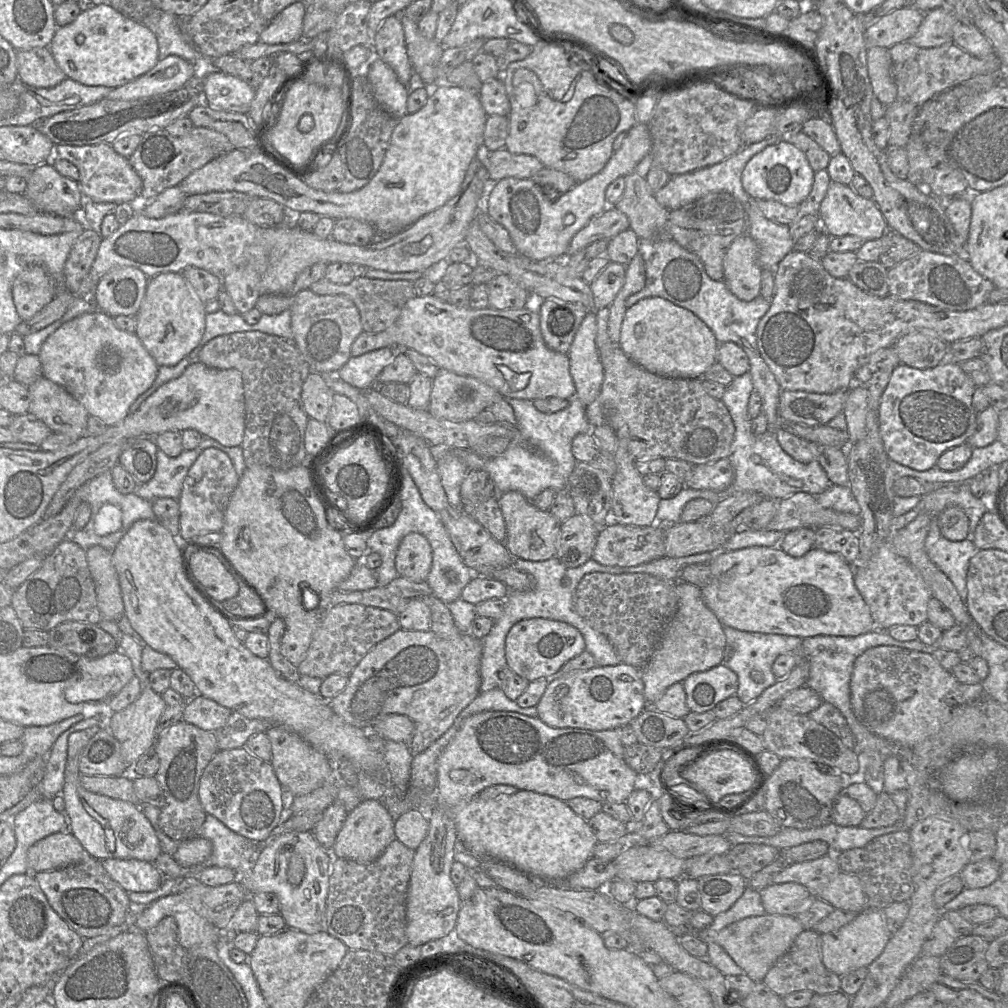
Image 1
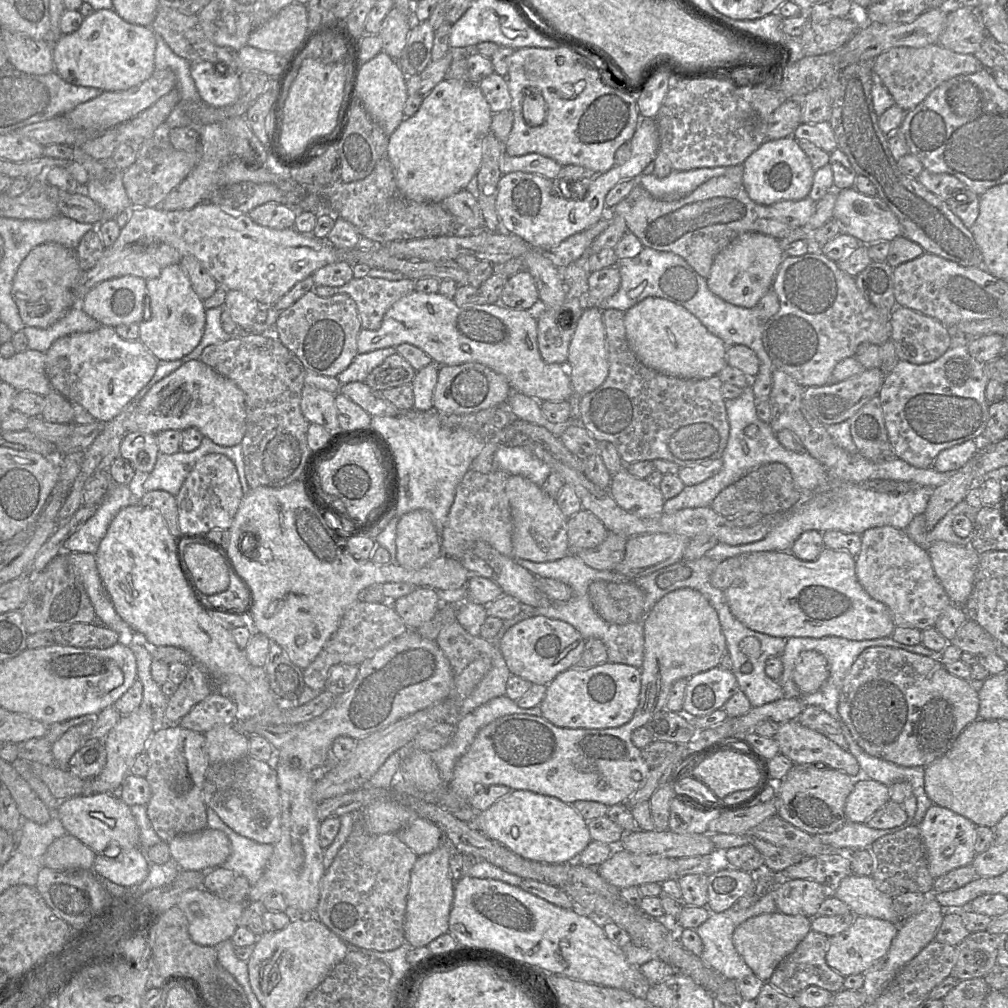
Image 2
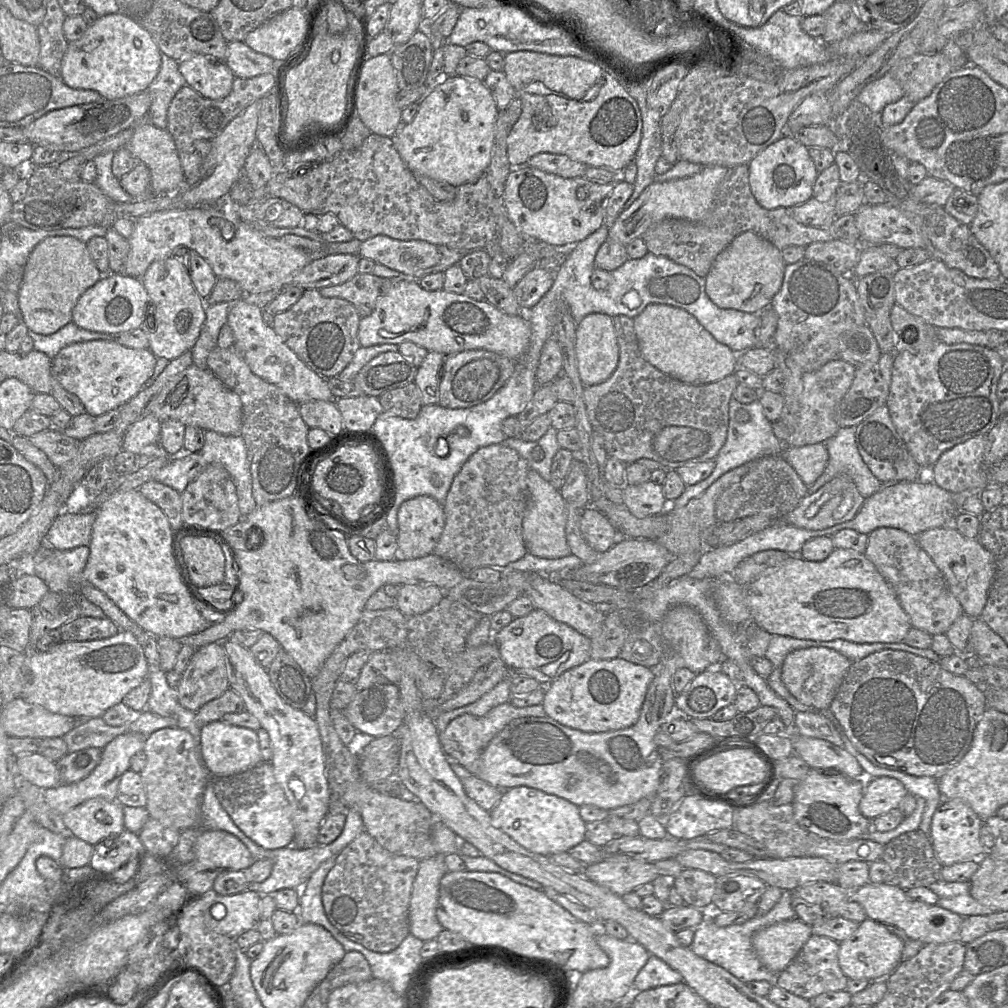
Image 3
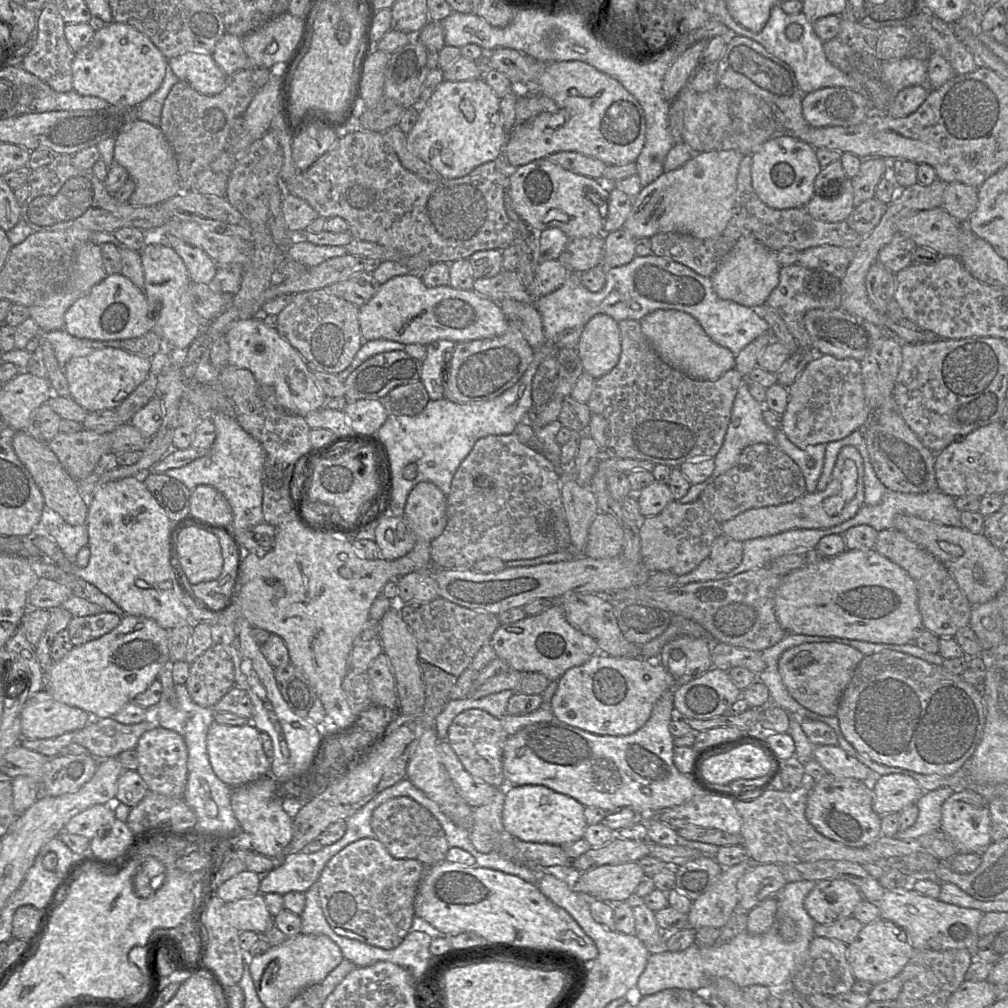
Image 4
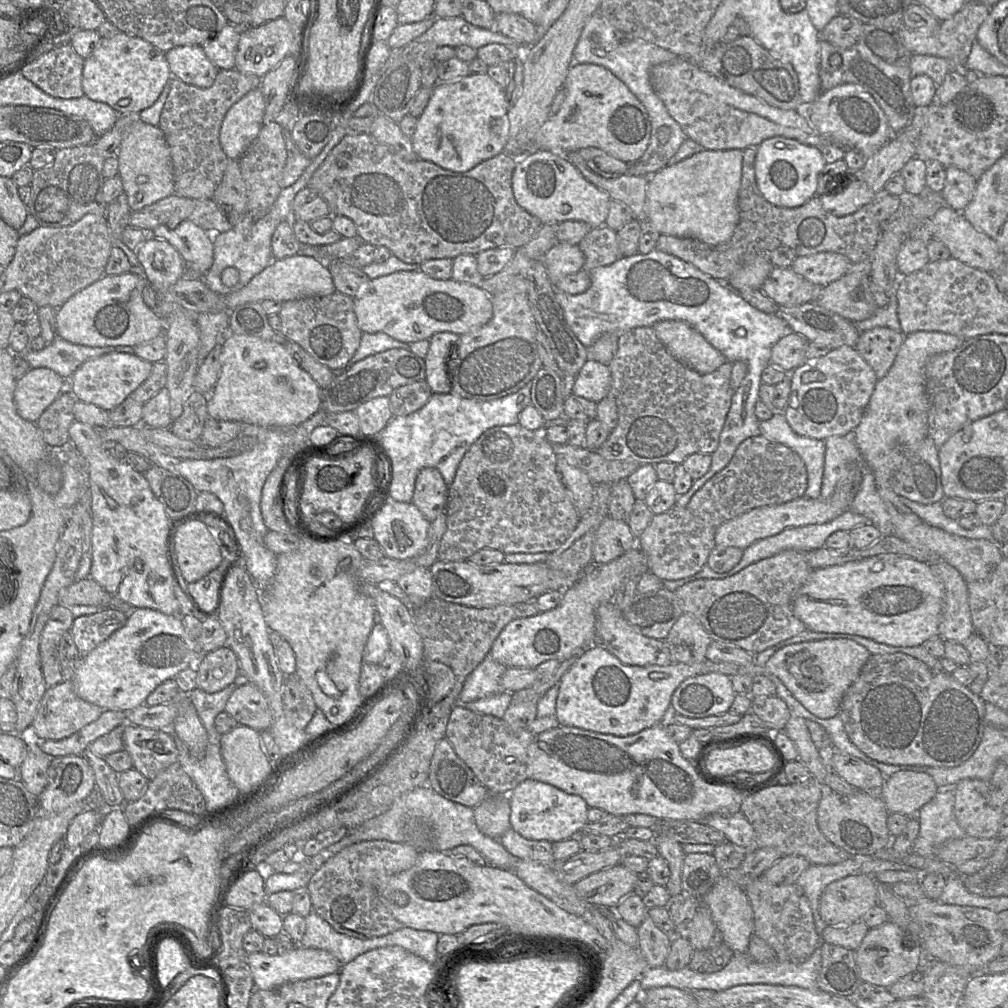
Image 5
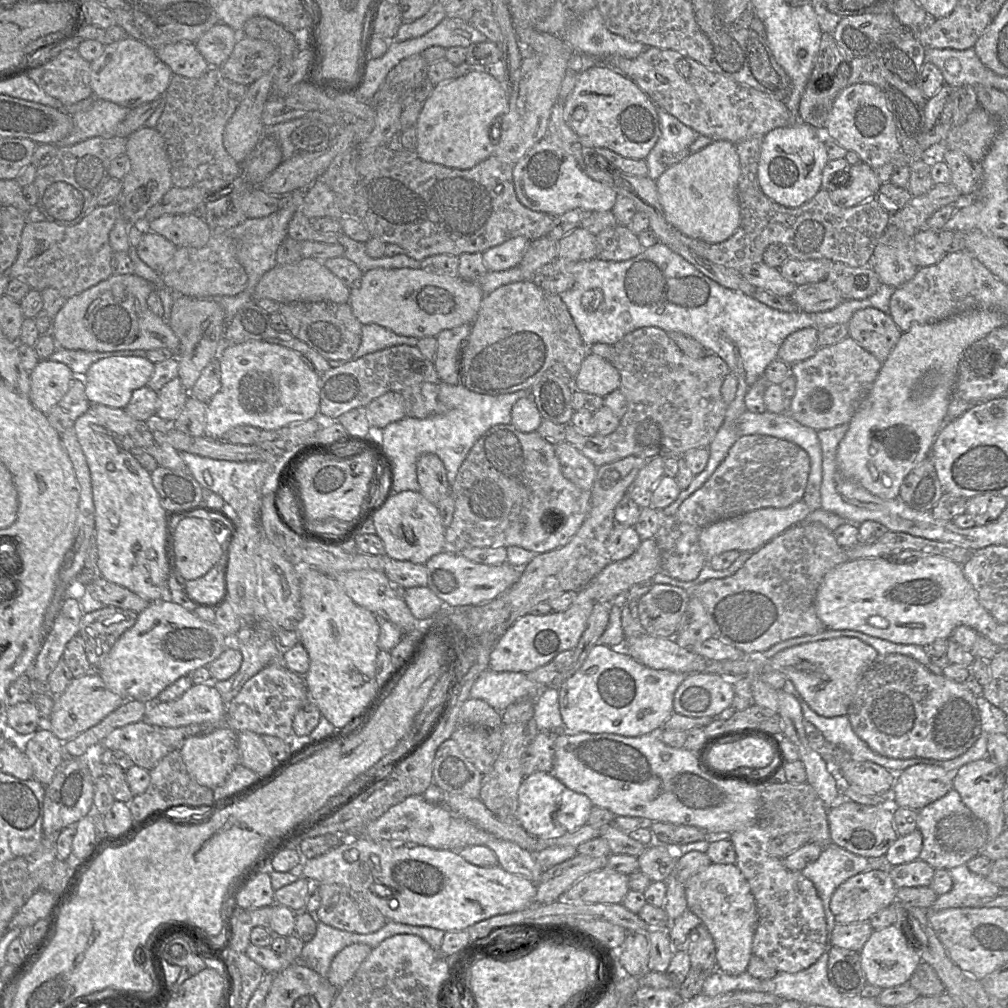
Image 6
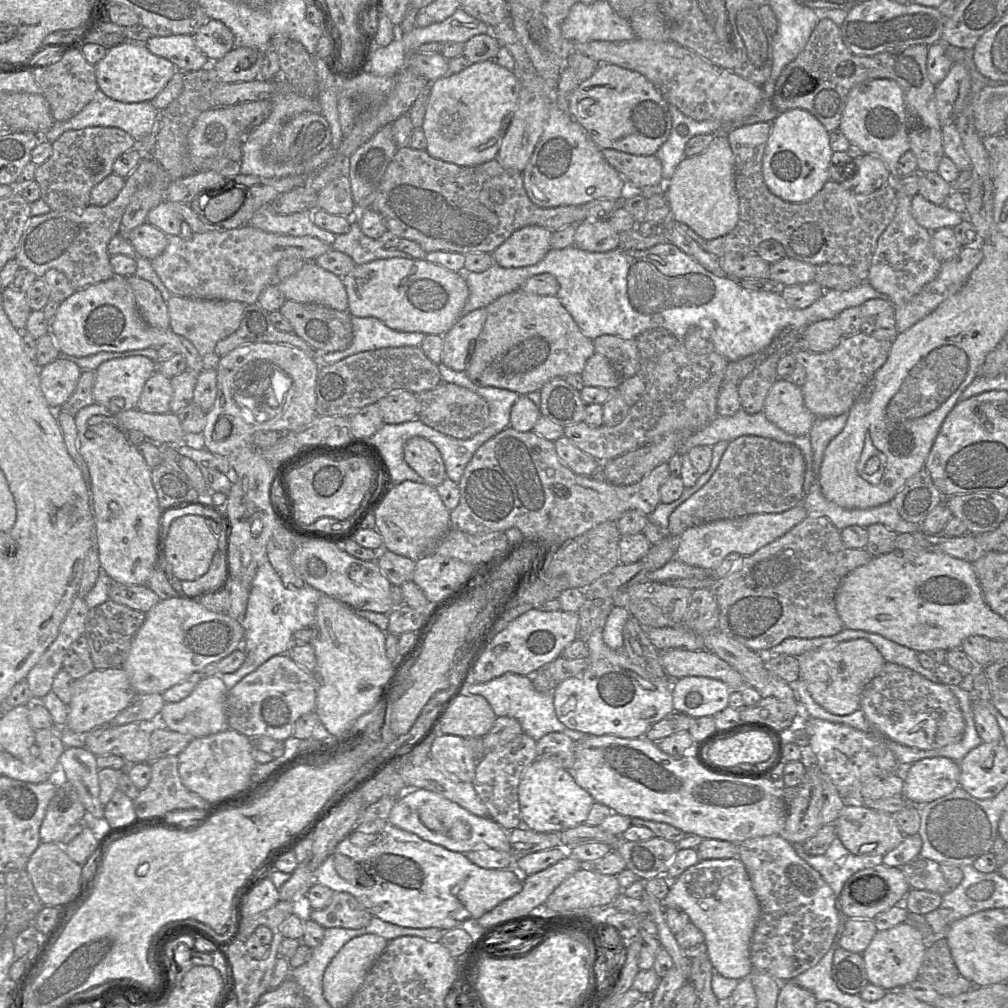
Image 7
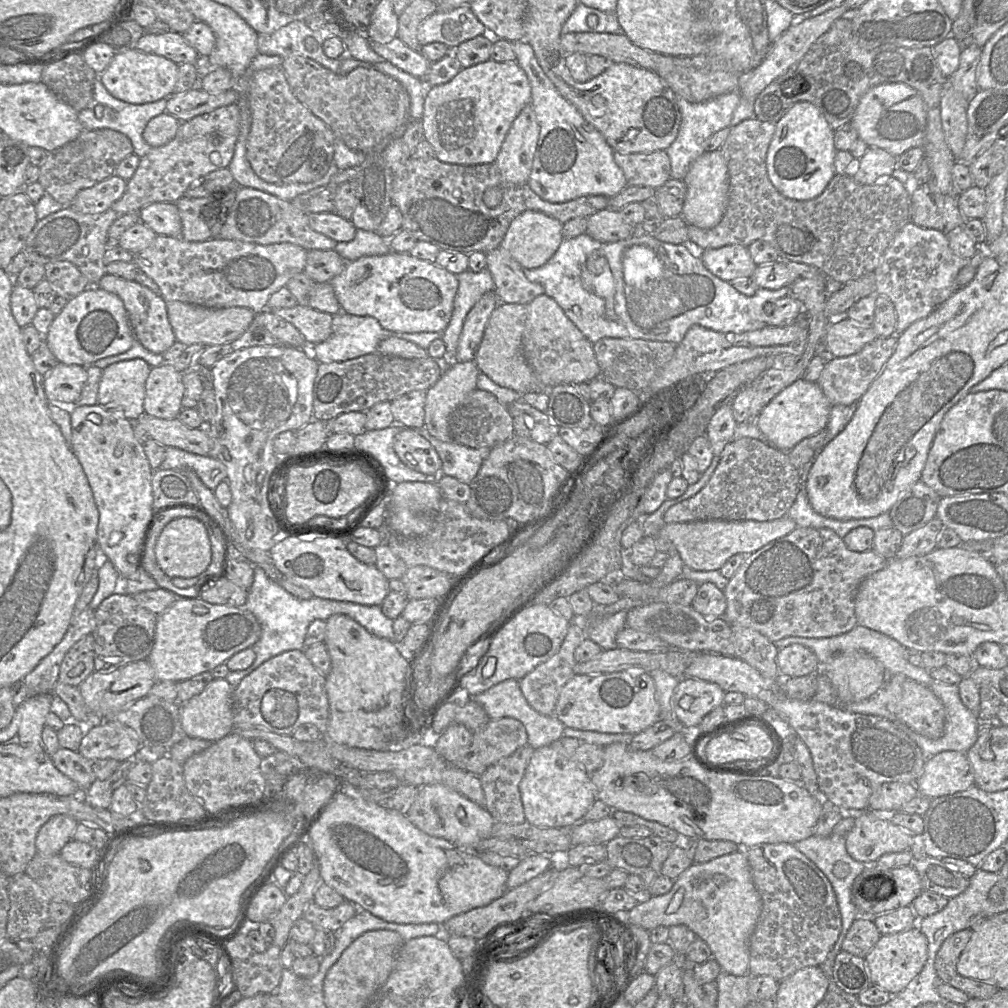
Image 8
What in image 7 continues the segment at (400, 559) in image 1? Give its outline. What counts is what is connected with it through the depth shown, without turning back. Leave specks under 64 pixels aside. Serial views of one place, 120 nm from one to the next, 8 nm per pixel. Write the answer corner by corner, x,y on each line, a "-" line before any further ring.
423,437
409,439
404,445
403,457
425,483
432,487
439,486
447,478
439,450

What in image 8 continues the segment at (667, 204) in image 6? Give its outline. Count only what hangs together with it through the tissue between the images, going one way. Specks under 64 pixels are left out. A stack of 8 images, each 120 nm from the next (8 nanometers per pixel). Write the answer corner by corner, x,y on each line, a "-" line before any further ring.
721,151
704,152
690,165
683,182
686,186
686,196
681,217
687,225
701,229
711,229
722,219
729,192
729,175
725,159

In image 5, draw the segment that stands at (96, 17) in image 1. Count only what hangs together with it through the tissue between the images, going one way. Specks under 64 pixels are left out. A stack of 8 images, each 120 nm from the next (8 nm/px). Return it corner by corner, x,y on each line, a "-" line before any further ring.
119,32
111,38
100,38
91,55
84,59
82,89
85,96
106,103
118,114
139,113
154,104
171,76
165,53
140,37

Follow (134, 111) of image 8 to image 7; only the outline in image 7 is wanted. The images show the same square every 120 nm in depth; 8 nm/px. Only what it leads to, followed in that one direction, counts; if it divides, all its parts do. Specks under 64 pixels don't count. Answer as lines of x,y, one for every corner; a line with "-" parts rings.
99,88
93,99
75,116
67,121
55,121
52,128
42,138
50,143
55,142
68,130
80,130
88,127
115,127
124,130
138,143
153,133
153,124
158,116
158,110
150,101
139,103
123,103
106,96

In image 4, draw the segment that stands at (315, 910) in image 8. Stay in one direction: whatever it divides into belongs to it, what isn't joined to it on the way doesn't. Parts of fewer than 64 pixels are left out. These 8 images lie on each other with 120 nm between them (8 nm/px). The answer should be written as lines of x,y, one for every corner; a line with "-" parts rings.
363,838
335,854
321,872
317,883
319,902
329,926
339,935
390,950
398,947
414,925
415,897
426,866
415,859
392,857
376,838

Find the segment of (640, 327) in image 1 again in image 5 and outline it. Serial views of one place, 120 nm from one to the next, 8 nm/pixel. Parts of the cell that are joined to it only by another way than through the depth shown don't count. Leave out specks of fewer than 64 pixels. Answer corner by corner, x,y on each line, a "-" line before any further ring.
664,320
652,328
675,358
701,374
711,373
727,362
719,350
684,321

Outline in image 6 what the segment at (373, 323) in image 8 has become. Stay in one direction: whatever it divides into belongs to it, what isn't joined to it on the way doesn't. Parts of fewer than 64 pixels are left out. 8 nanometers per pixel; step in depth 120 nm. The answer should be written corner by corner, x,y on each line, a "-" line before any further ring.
367,324
362,326
361,344
351,360
329,361
331,368
342,366
348,362
376,351
399,345
417,346
419,339
409,336
401,336
378,324

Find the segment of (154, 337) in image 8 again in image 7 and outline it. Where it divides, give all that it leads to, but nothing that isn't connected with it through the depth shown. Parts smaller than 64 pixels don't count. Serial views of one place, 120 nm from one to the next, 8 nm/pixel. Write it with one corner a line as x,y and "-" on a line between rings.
135,275
126,278
133,290
139,313
146,324
159,330
170,329
167,304
155,286

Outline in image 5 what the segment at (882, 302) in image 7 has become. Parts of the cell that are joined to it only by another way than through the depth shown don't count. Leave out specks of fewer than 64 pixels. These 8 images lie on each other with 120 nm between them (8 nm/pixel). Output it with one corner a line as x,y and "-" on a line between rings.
875,327
860,333
855,348
873,369
878,380
888,373
904,337
901,331
887,327

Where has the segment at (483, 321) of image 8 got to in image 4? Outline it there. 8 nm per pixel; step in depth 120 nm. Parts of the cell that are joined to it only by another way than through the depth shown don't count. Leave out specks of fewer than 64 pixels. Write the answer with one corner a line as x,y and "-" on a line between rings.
437,340
426,346
427,353
422,361
420,381
427,390
430,400
444,398
447,354
455,345
450,340

